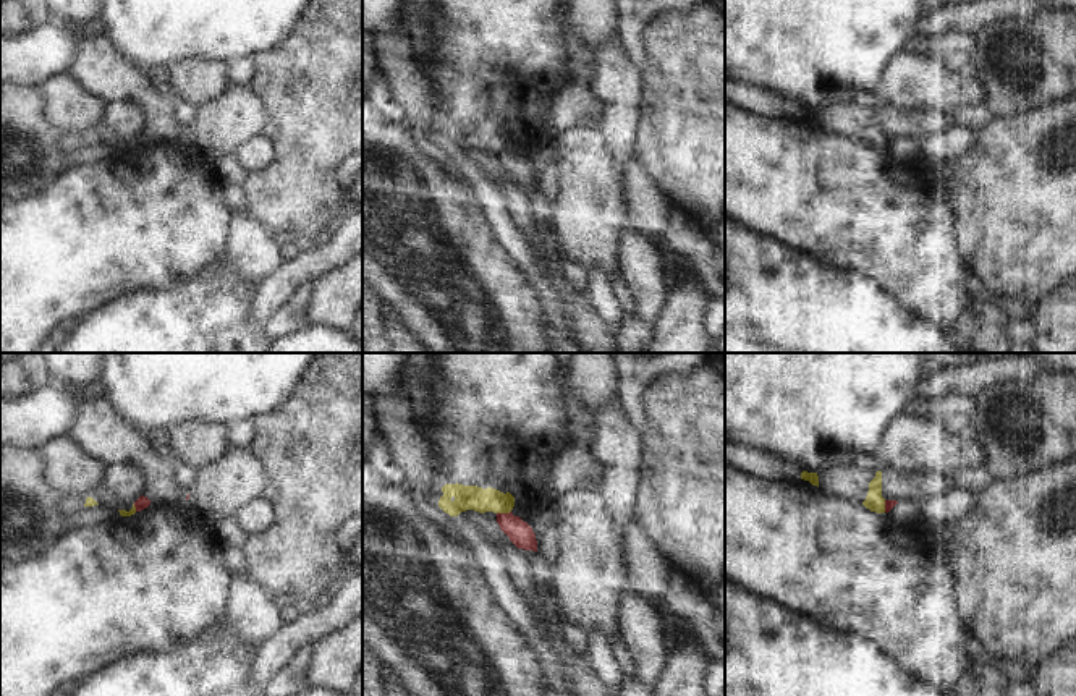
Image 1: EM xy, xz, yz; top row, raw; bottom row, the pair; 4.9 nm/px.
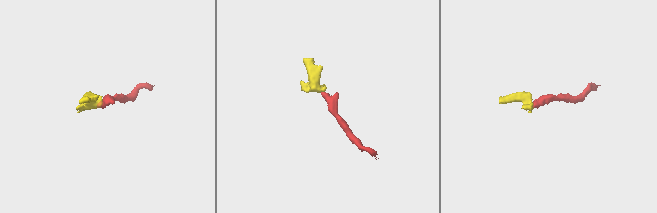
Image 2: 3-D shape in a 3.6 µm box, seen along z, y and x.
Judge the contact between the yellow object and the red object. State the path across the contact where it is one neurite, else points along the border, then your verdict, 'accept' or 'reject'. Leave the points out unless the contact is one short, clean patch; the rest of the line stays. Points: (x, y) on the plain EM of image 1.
border xz (510, 148), (497, 151); reject

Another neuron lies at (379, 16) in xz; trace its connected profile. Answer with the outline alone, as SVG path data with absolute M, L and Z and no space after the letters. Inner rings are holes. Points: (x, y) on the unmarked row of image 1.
M362 0L362 34L380 34L398 29L408 0Z

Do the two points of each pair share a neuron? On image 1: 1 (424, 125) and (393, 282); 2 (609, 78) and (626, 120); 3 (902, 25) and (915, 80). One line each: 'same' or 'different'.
1: different
2: same
3: different

